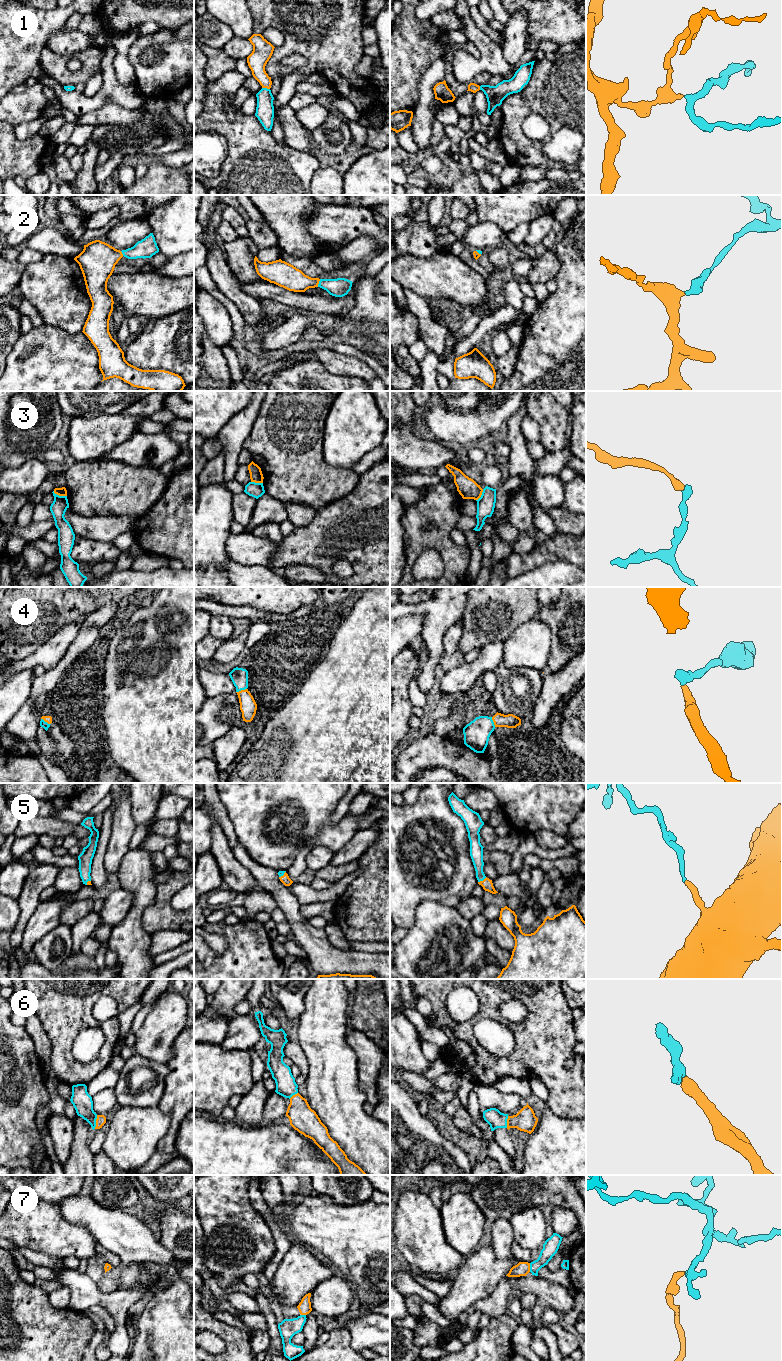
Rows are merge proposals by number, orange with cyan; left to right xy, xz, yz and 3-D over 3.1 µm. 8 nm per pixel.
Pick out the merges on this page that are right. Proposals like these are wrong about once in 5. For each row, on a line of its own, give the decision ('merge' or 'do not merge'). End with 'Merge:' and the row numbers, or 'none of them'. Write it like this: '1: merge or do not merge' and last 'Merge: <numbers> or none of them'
1: merge
2: merge
3: do not merge
4: merge
5: merge
6: merge
7: merge
Merge: 1, 2, 4, 5, 6, 7

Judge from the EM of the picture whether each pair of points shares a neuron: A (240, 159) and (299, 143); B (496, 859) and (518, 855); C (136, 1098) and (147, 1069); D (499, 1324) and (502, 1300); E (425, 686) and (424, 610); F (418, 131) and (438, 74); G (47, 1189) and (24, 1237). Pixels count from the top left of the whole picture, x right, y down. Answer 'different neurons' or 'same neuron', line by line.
A: different neurons
B: different neurons
C: same neuron
D: different neurons
E: same neuron
F: same neuron
G: different neurons

